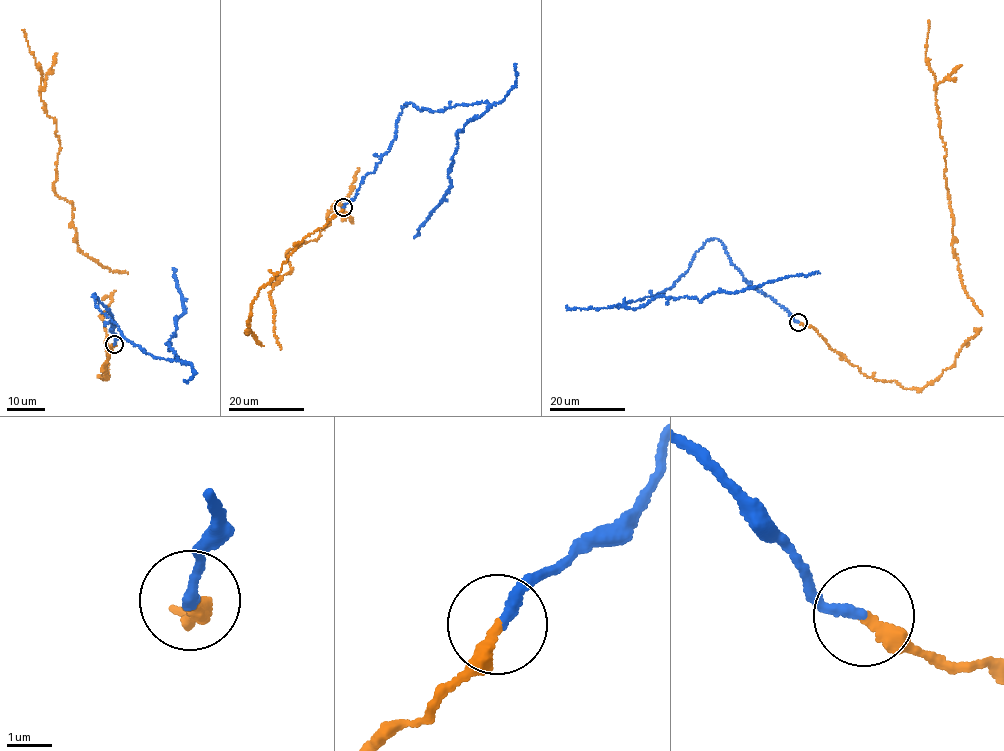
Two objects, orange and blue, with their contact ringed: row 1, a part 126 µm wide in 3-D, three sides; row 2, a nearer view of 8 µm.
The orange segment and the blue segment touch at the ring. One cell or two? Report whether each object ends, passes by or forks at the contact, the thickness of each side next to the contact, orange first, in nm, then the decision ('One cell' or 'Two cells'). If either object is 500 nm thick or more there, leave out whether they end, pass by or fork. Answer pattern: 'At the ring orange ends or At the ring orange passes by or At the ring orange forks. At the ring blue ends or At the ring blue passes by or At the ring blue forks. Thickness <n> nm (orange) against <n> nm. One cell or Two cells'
At the ring orange ends. At the ring blue ends. Thickness 320 nm (orange) against 240 nm. Two cells

